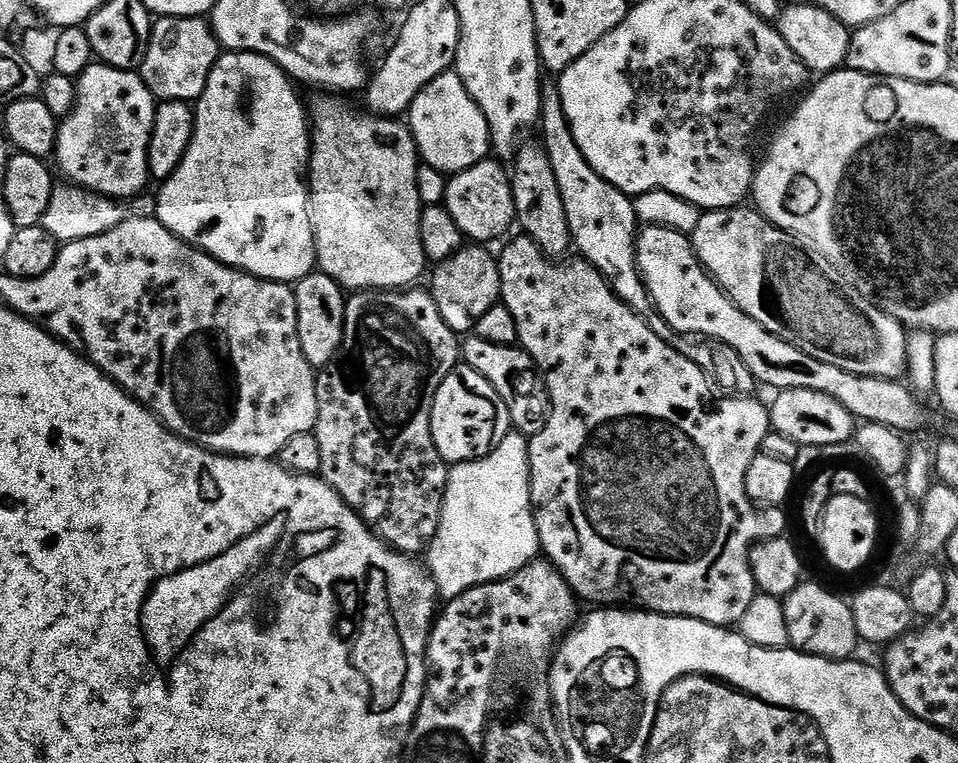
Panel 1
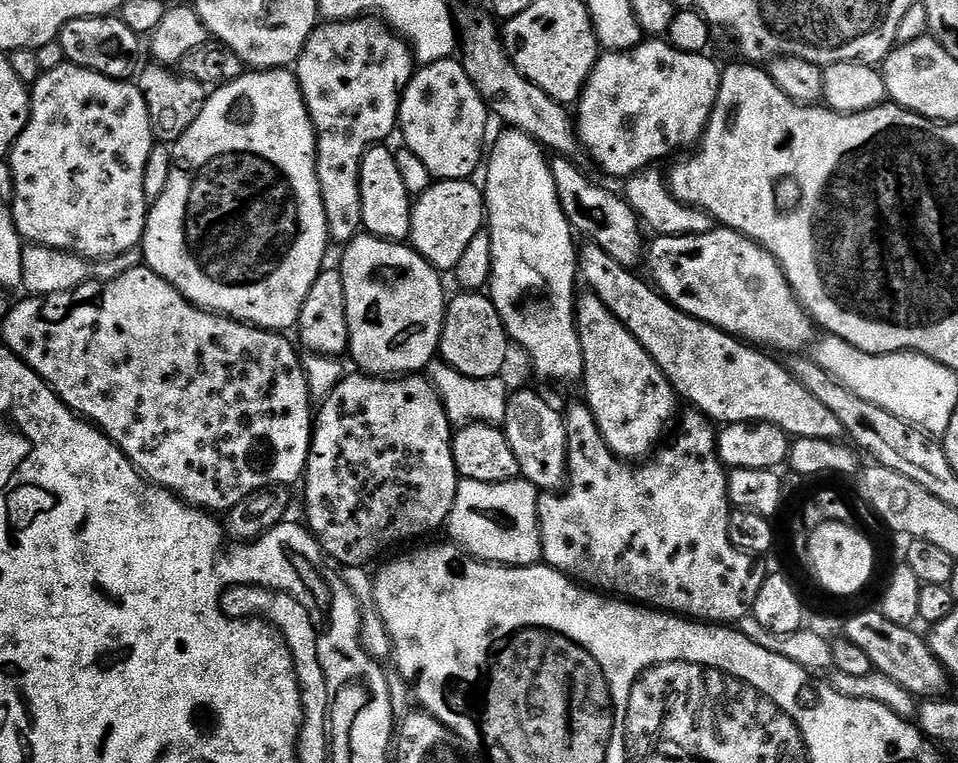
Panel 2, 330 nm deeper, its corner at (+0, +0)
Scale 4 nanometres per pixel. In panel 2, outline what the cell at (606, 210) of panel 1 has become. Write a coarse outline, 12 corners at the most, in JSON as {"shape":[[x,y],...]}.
{"shape":[[588,242],[578,272],[695,411],[839,441],[783,363]]}

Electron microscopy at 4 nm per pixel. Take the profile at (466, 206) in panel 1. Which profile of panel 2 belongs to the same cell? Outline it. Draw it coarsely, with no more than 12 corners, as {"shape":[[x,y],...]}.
{"shape":[[471,179],[419,193],[411,247],[455,270],[485,227],[484,194]]}

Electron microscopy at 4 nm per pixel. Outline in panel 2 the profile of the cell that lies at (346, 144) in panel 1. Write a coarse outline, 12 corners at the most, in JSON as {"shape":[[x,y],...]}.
{"shape":[[404,242],[343,245],[350,356],[361,373],[437,359],[441,273]]}

